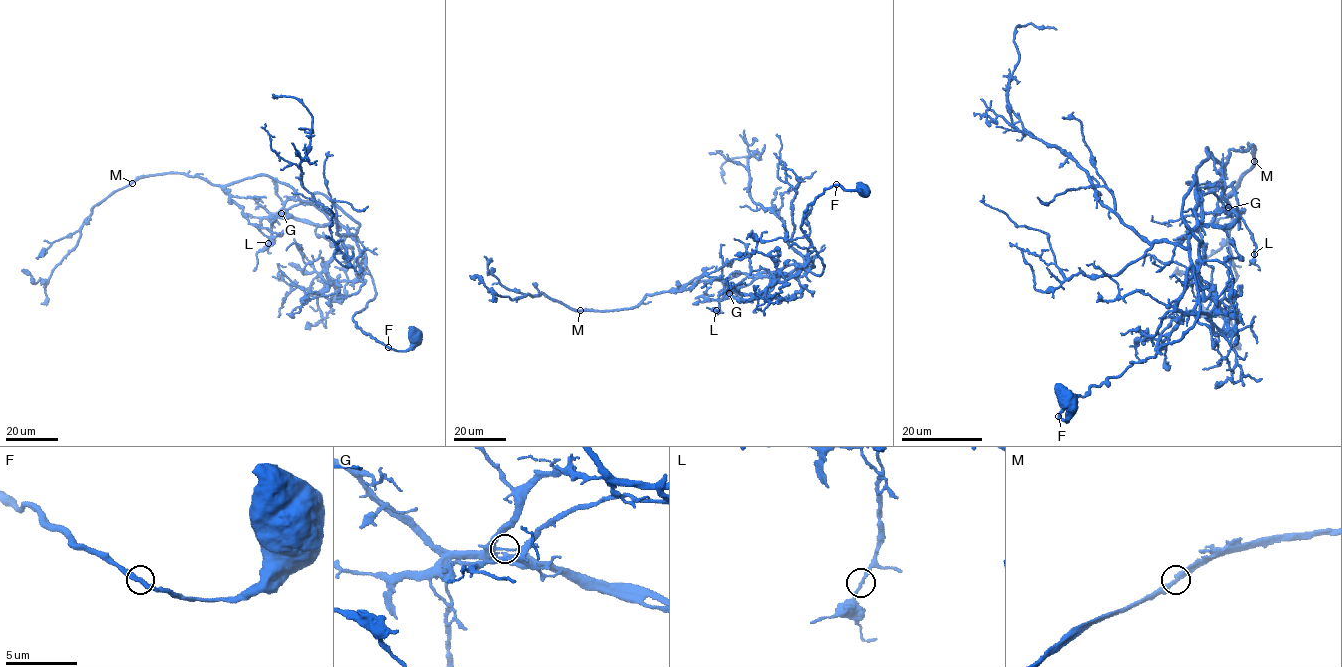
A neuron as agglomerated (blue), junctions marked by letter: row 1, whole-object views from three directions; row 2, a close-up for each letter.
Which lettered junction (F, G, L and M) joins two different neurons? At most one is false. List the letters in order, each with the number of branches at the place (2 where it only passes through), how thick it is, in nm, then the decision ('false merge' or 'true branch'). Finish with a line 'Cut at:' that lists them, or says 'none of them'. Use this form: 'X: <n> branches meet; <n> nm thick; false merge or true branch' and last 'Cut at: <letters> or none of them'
F: 2 branches meet; 340 nm thick; true branch
G: 2 branches meet; 180 nm thick; false merge
L: 2 branches meet; 190 nm thick; true branch
M: 2 branches meet; 360 nm thick; true branch
Cut at: G

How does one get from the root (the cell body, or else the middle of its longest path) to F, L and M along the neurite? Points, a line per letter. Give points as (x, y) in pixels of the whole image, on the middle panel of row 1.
F: (862, 189), (843, 189), (836, 185)
L: (862, 189), (834, 185), (804, 213), (801, 229), (821, 259), (820, 275), (795, 269), (755, 278), (716, 310)
M: (862, 189), (834, 185), (804, 213), (820, 275), (740, 273), (580, 310)

